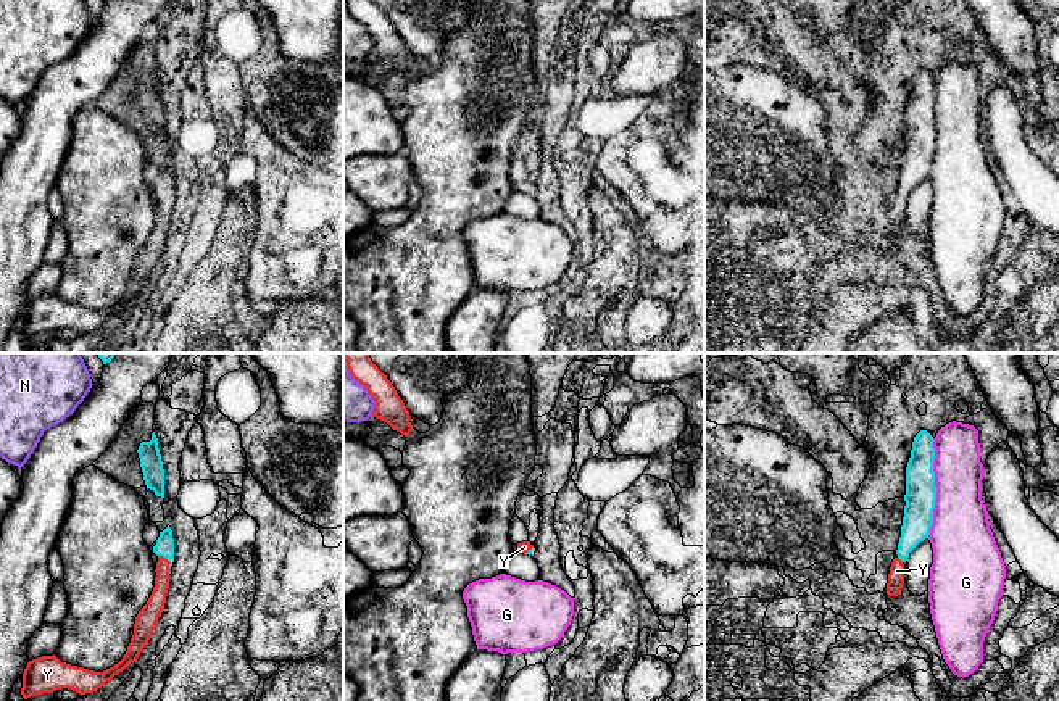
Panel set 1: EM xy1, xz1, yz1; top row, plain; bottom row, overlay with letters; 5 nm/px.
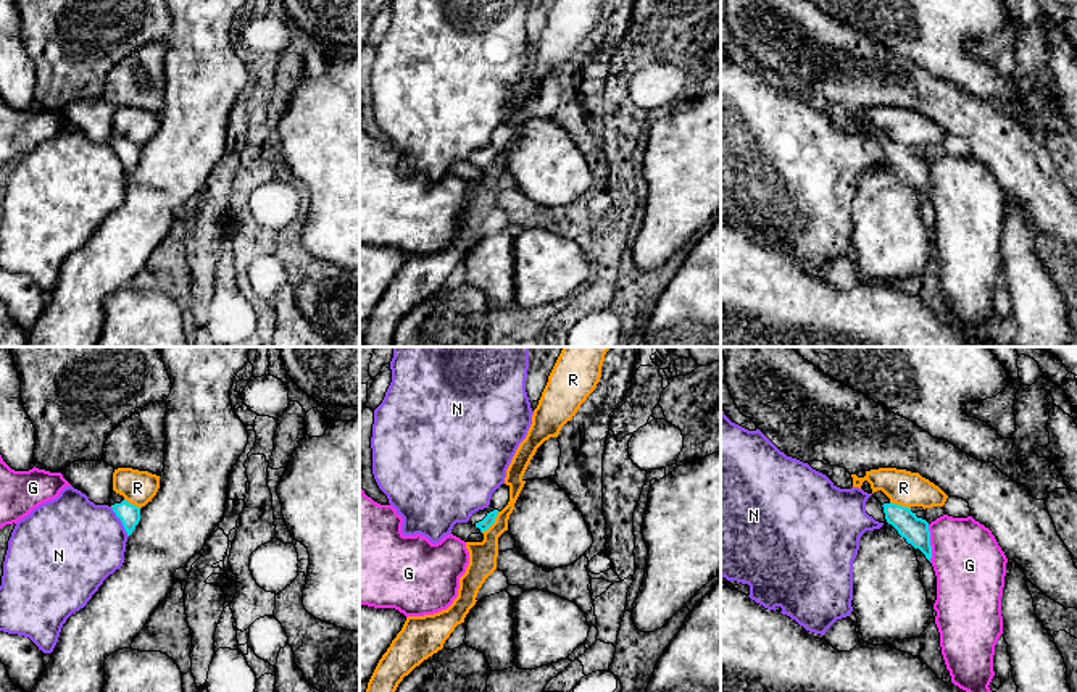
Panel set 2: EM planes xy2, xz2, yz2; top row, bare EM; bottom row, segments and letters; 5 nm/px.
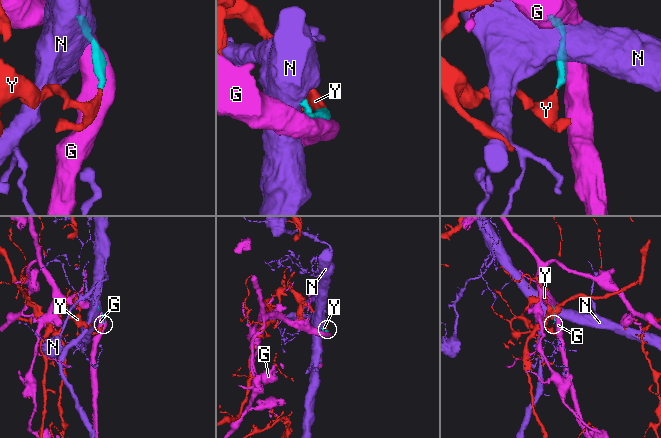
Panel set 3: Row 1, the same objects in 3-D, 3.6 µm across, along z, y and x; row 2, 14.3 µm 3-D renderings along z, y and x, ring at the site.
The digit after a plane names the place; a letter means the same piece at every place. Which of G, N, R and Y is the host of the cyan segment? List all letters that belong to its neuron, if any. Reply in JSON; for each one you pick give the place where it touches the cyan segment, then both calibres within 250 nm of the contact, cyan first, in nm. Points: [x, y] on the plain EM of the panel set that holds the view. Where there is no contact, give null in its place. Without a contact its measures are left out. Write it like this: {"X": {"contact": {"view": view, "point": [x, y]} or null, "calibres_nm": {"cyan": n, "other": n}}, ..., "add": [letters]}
{"Y": {"contact": {"view": "xy1", "point": [165, 195]}, "calibres_nm": {"cyan": 100, "other": 90}}, "add": ["Y"]}

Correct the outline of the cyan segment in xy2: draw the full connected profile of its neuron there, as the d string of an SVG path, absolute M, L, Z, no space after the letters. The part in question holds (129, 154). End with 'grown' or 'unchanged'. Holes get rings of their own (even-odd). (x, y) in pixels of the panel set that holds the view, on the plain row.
M114 129L110 134L108 145L113 147L116 155L121 158L127 174L131 174L140 160L140 147L129 142L123 134L116 132Z | grown

